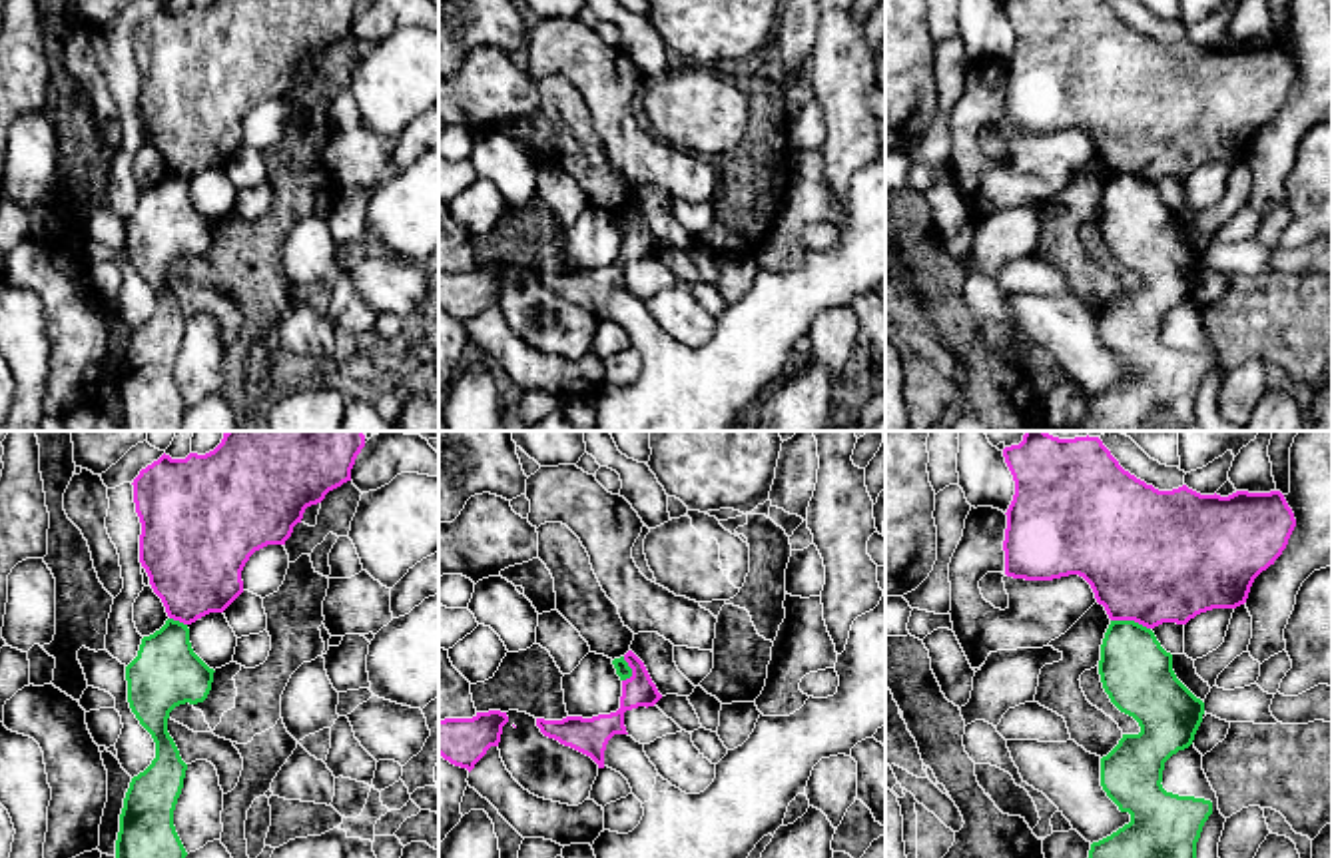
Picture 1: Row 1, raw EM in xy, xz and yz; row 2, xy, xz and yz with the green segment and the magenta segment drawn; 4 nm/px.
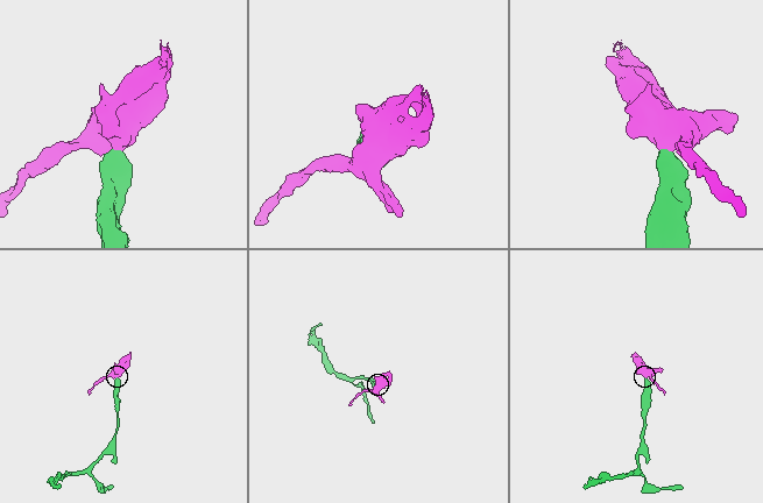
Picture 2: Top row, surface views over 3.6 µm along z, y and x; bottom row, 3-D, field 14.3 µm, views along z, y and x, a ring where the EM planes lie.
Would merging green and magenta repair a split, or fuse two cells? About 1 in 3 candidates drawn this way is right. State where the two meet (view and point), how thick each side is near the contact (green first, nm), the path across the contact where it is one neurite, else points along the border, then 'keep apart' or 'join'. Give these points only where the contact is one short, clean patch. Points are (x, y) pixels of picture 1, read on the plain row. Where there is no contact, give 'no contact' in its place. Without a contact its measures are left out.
yz (1131, 174) | 280/500 nm | along yz (1111, 172), (1133, 172), (1149, 182) | keep apart

